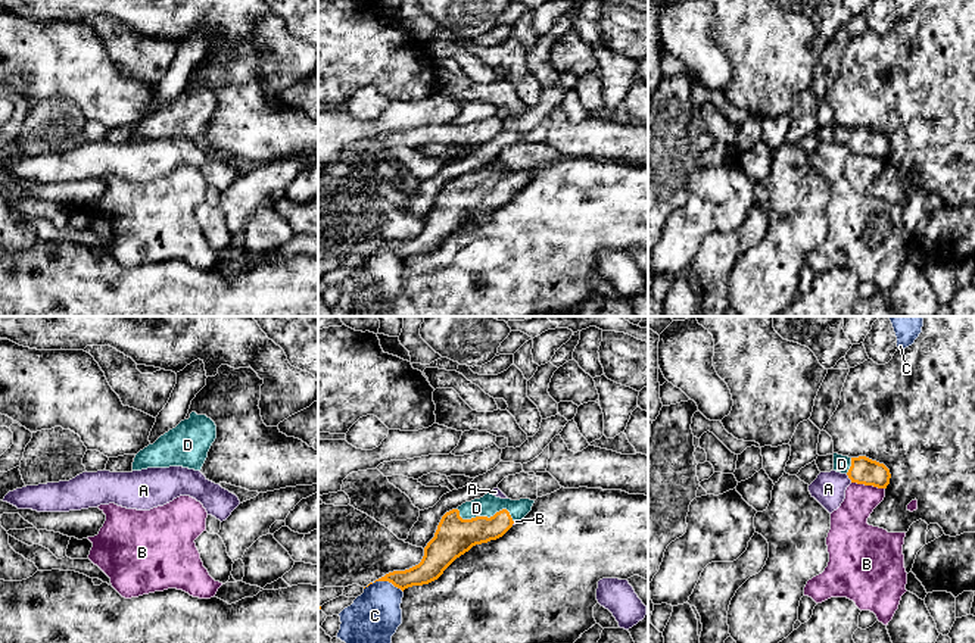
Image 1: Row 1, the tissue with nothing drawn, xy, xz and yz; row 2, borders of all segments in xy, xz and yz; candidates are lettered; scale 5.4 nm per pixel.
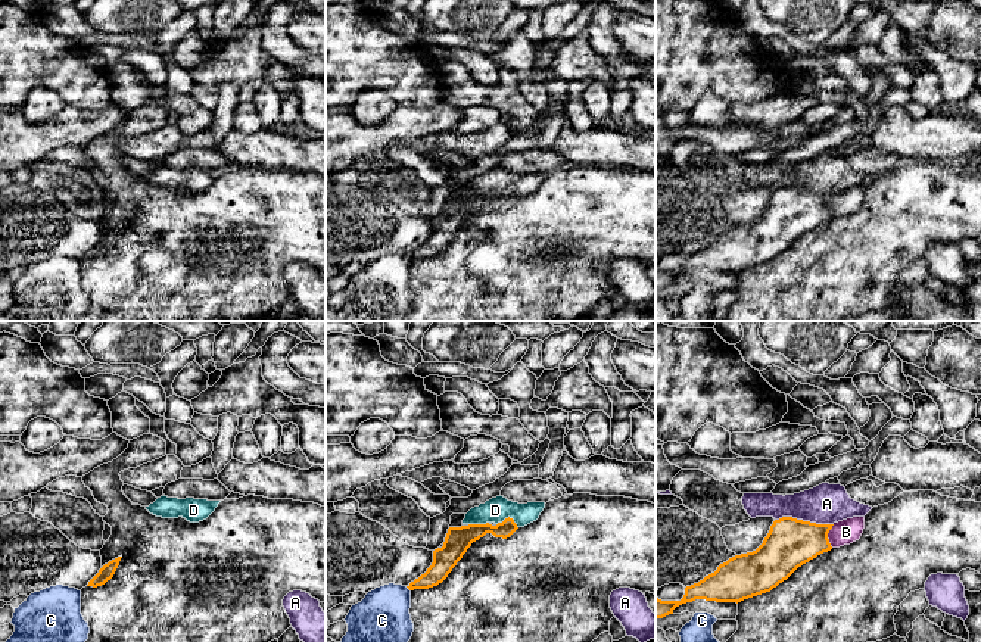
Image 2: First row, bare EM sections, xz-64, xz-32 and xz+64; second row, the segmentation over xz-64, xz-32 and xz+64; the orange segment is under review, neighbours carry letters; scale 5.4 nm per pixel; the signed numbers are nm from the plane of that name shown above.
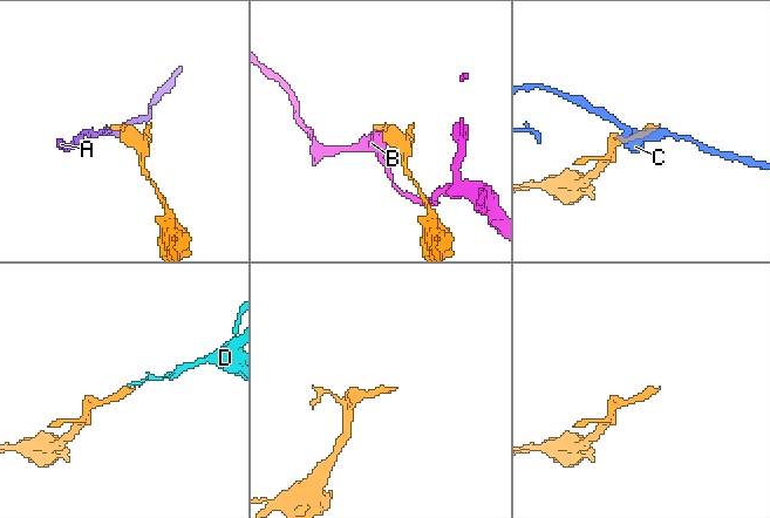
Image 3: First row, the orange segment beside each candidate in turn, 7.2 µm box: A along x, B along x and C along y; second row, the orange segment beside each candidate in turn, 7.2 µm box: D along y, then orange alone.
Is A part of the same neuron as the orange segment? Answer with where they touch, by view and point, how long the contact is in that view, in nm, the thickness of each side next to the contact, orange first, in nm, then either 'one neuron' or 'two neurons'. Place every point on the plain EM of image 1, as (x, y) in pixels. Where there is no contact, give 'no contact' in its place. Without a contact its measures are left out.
contact yz (849, 147); length 60 nm; calibres 140 and 180 nm; two neurons

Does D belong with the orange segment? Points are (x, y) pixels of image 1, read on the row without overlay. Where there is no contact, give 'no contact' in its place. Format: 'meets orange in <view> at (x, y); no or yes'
meets orange in xz at (485, 187); yes

